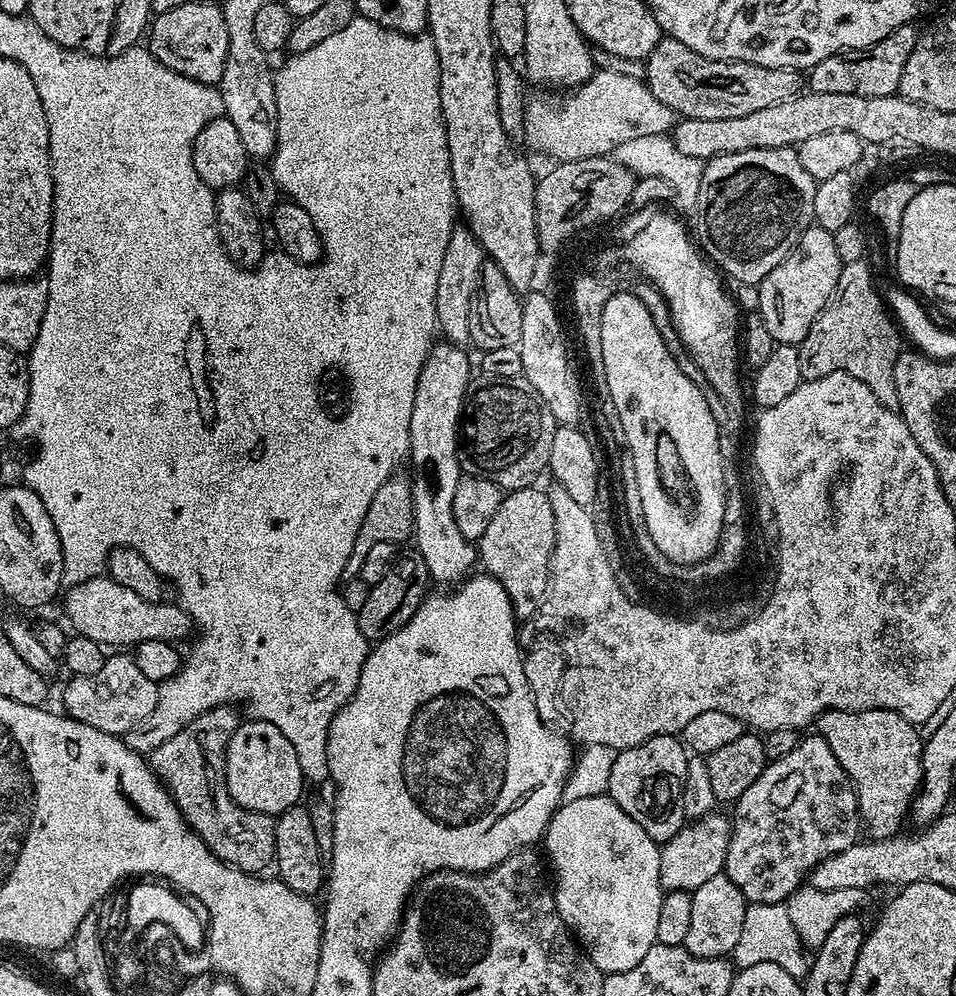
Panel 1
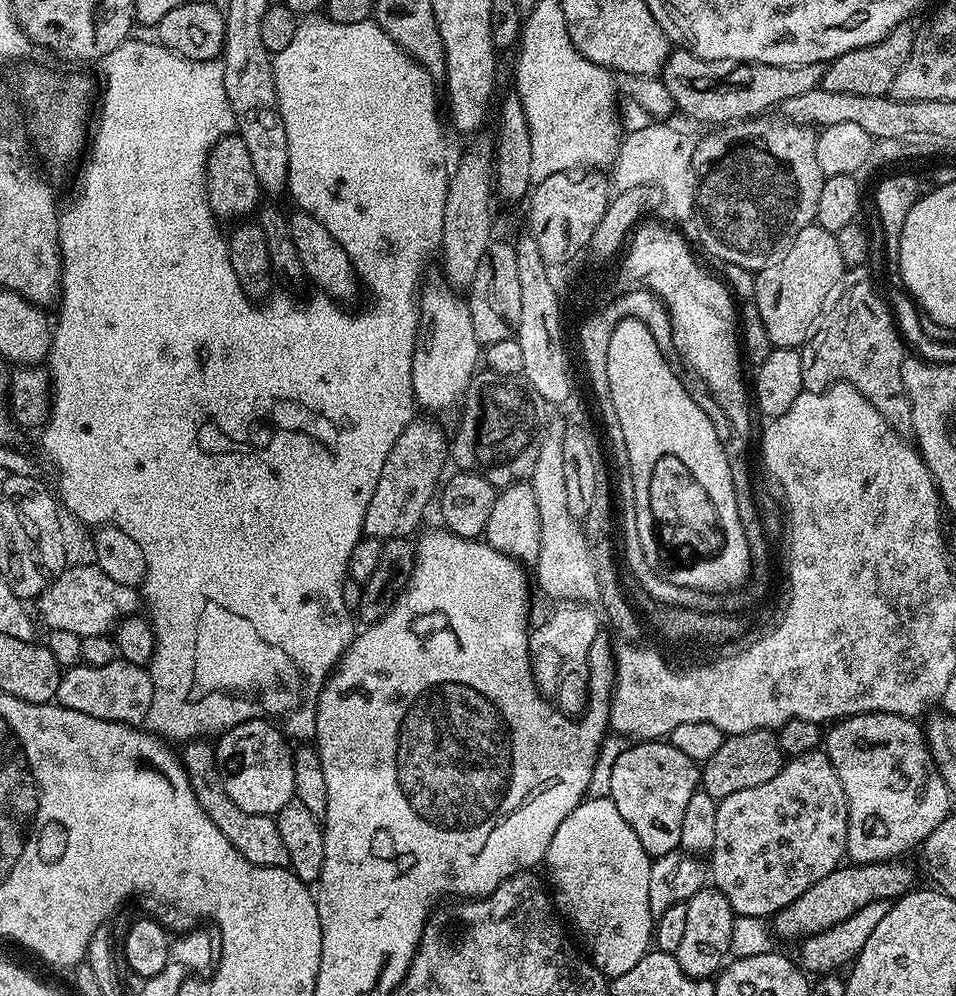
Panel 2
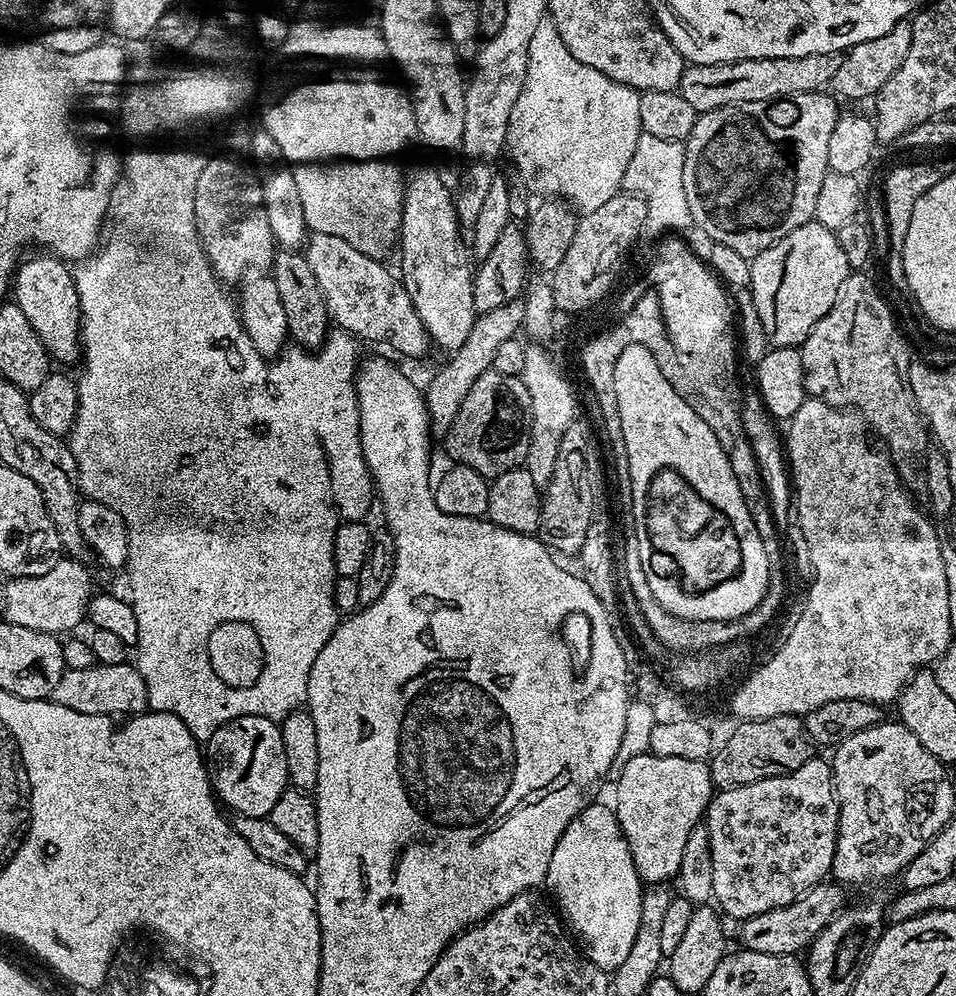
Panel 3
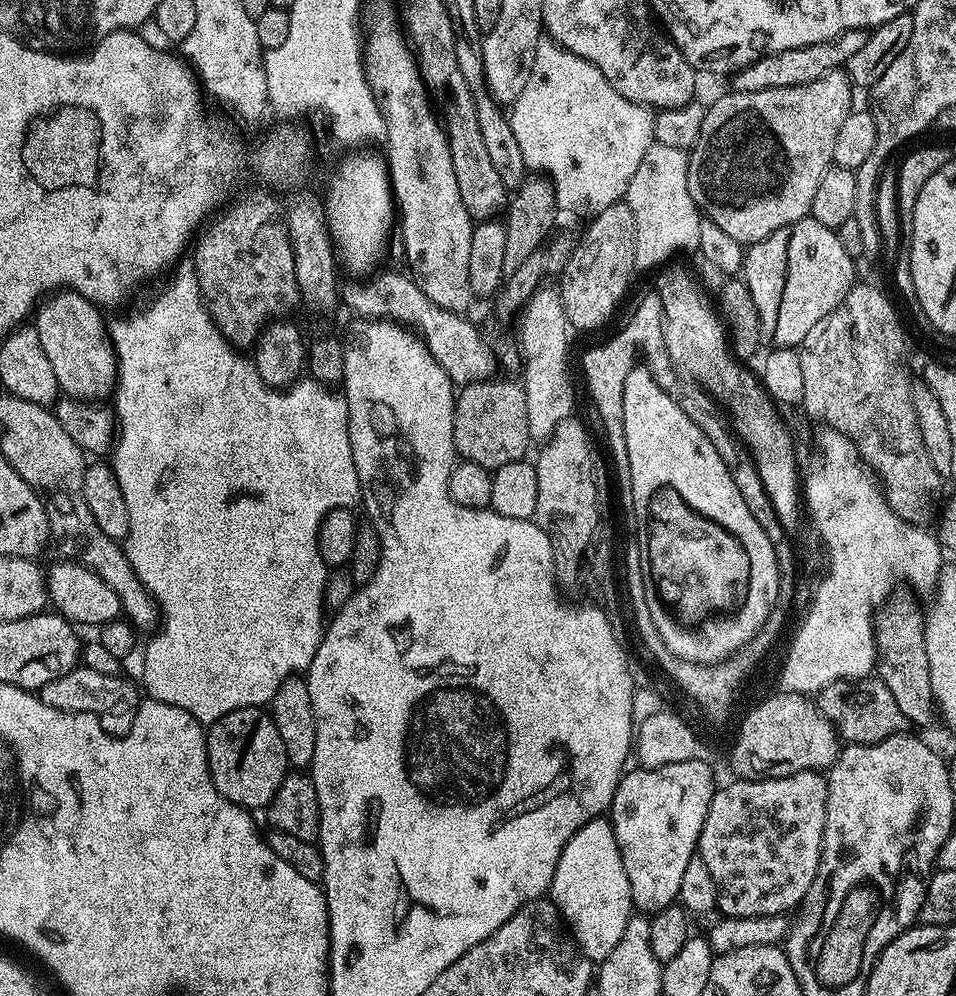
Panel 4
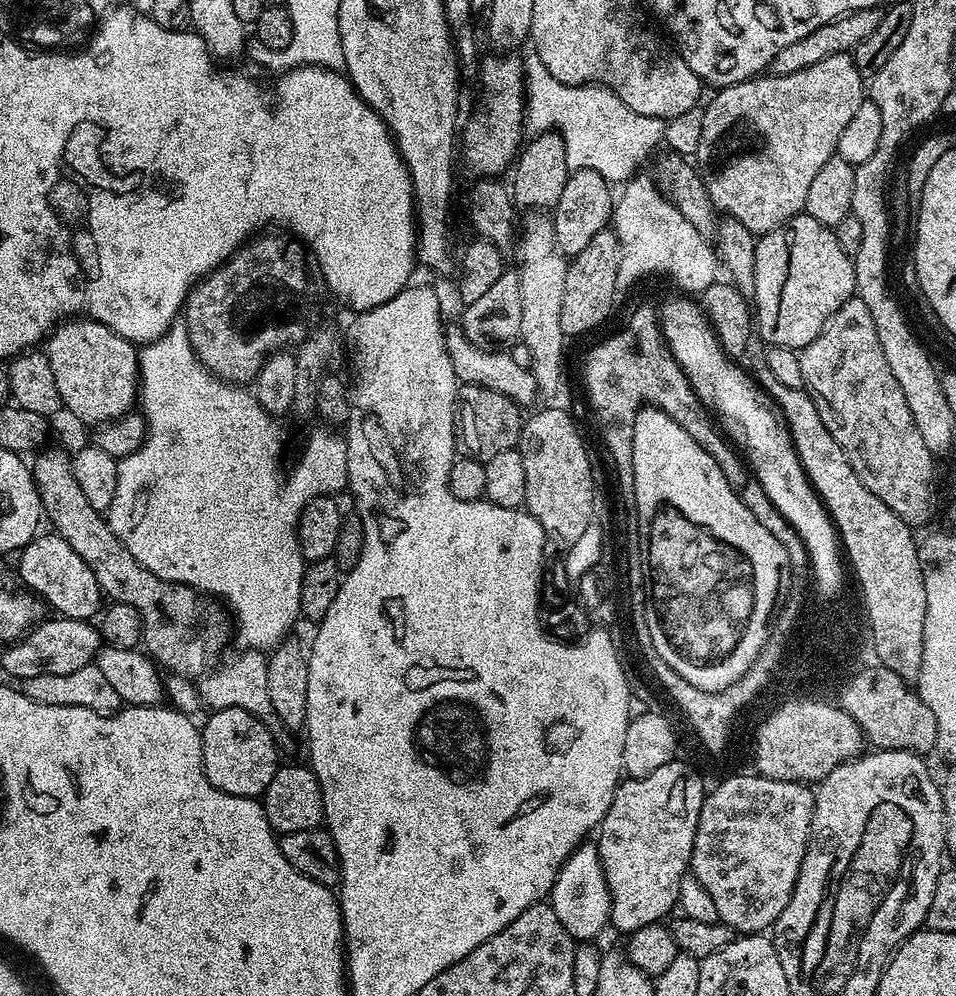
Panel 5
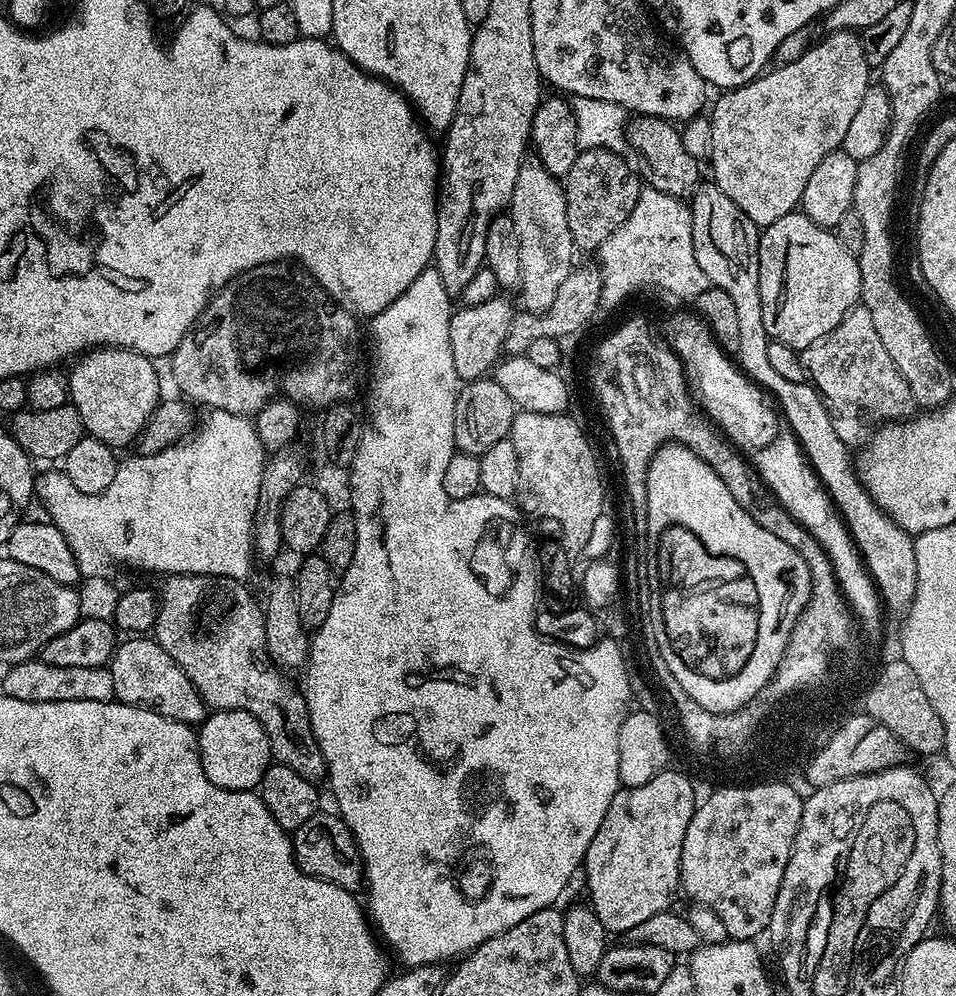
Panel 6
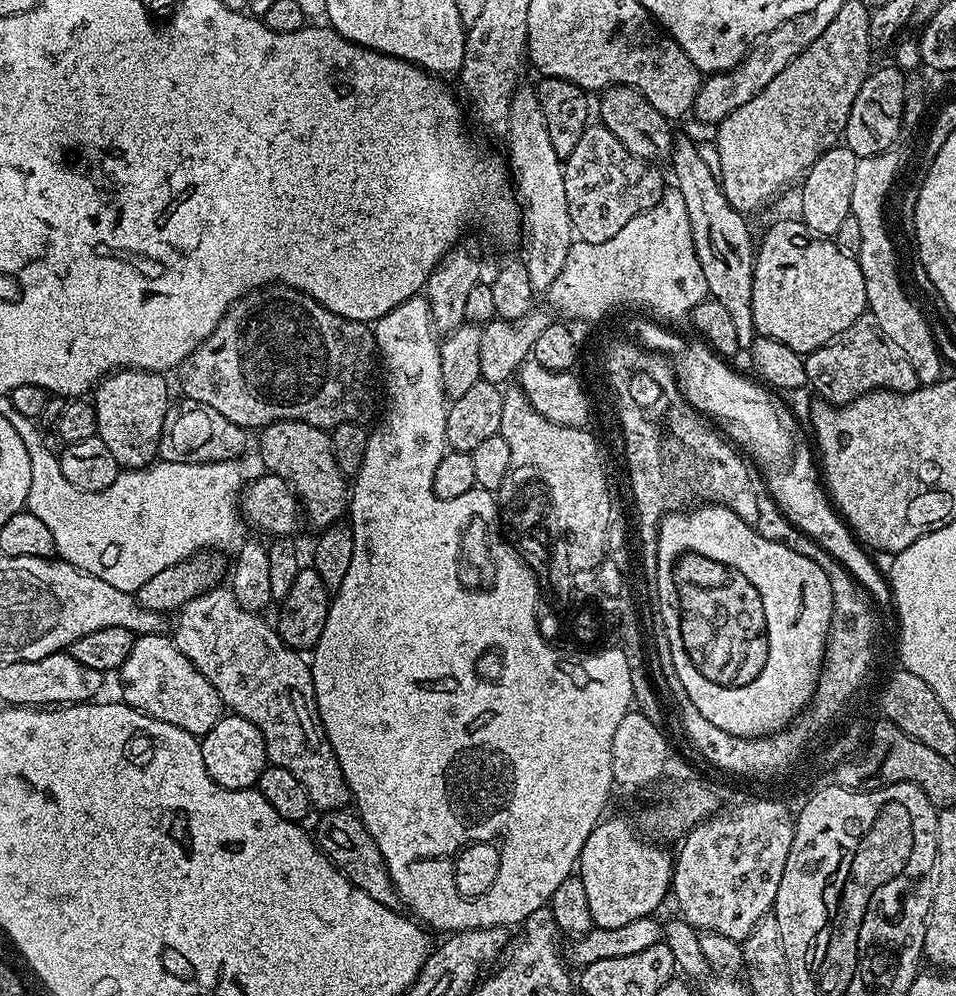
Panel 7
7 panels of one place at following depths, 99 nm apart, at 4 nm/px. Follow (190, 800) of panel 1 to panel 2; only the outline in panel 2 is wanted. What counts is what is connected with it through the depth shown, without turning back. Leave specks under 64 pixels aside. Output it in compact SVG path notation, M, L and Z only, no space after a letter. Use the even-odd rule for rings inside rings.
M201 738L183 745L182 763L184 772L188 776L190 786L194 790L194 798L198 798L198 806L206 810L210 822L226 834L230 846L242 854L250 862L254 862L263 868L288 868L288 855L286 846L282 843L282 834L278 834L278 826L275 819L270 816L258 814L246 814L224 793L224 787L220 781L220 771L216 768L216 750L207 739Z

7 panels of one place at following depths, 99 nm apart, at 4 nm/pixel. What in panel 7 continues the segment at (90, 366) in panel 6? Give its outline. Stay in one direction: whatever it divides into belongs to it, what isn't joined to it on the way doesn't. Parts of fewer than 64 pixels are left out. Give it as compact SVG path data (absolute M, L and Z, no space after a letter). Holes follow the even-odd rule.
M122 368L104 377L94 389L96 435L102 442L106 442L110 454L114 454L114 462L118 462L121 469L146 468L157 459L162 422L170 403L168 384L164 379L159 372L146 372L142 368Z

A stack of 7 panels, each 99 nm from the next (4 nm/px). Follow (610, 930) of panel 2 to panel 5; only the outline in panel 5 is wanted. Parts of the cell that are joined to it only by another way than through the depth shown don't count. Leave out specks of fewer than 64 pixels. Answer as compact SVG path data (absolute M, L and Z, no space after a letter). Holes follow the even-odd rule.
M585 842L570 853L554 882L550 903L554 914L558 914L558 922L566 926L568 933L577 942L595 941L595 936L604 927L609 927L612 919L610 890L606 886L606 874L602 870L602 862L595 843Z

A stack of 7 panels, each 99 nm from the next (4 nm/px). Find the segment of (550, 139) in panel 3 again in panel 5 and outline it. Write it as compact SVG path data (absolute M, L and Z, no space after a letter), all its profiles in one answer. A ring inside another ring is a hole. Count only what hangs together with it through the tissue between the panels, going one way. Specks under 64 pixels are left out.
M534 54L524 60L525 89L525 125L529 131L539 134L546 131L558 131L566 142L567 166L571 171L592 169L598 171L609 183L624 184L638 171L638 166L659 144L663 143L667 121L650 118L631 110L616 94L604 85L568 84L559 80Z

